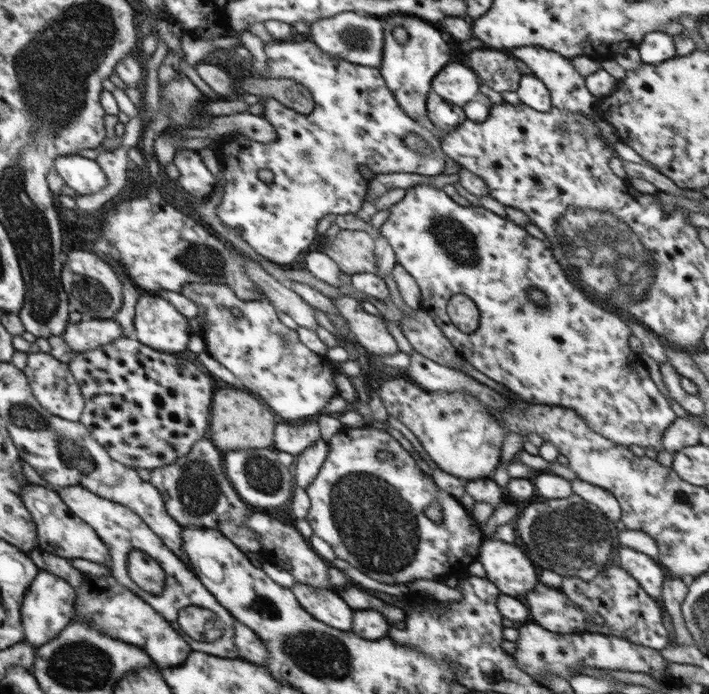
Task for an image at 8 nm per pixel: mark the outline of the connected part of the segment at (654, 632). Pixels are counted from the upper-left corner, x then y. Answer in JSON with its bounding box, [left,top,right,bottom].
[562,565,668,650]

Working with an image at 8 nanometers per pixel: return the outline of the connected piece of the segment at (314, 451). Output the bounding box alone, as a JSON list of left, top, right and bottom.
[292,438,328,488]

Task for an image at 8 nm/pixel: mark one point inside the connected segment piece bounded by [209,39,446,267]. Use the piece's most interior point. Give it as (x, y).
(315, 158)

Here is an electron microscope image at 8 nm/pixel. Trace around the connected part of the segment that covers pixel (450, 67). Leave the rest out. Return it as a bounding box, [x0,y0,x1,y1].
[432,62,481,107]

